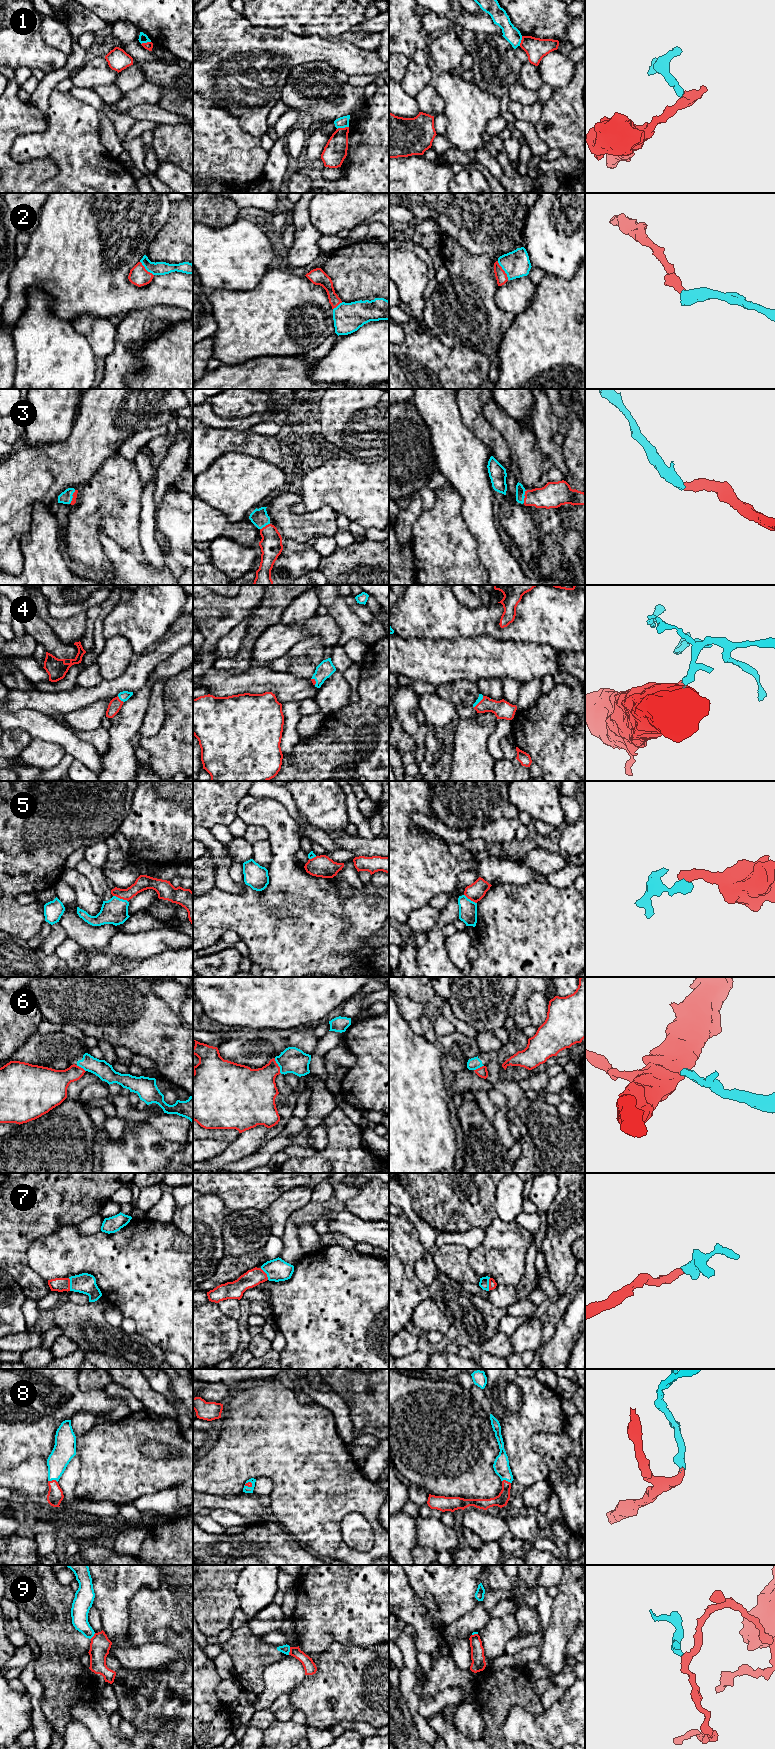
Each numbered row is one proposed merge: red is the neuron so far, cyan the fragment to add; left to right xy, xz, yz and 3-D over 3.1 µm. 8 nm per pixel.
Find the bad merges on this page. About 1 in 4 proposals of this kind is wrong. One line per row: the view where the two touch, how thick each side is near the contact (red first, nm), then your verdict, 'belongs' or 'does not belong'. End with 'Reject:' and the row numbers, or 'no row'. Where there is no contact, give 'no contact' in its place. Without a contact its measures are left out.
1: meets red in xz; 190 nm thick on the red side, 90 nm on the other; does not belong
2: meets red in yz; 90 nm thick on the red side, 220 nm on the other; belongs
3: meets red in xy; 40 nm thick on the red side, 100 nm on the other; belongs
4: meets red in xy; 100 nm thick on the red side, 80 nm on the other; belongs
5: meets red in xy; 120 nm thick on the red side, 200 nm on the other; does not belong
6: meets red in xz; 320 nm thick on the red side, 200 nm on the other; does not belong
7: meets red in xy; 110 nm thick on the red side, 170 nm on the other; belongs
8: meets red in xy; 130 nm thick on the red side, 170 nm on the other; belongs
9: meets red in xz; 100 nm thick on the red side, 70 nm on the other; does not belong
Reject: 1, 5, 6, 9

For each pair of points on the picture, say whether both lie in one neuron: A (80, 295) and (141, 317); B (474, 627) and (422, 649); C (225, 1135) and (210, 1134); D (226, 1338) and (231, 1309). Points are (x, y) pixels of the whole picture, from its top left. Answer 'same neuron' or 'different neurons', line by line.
A: different neurons
B: different neurons
C: same neuron
D: different neurons

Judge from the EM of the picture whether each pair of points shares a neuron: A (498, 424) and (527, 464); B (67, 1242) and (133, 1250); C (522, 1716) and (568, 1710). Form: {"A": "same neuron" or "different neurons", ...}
{"A": "same neuron", "B": "same neuron", "C": "same neuron"}

